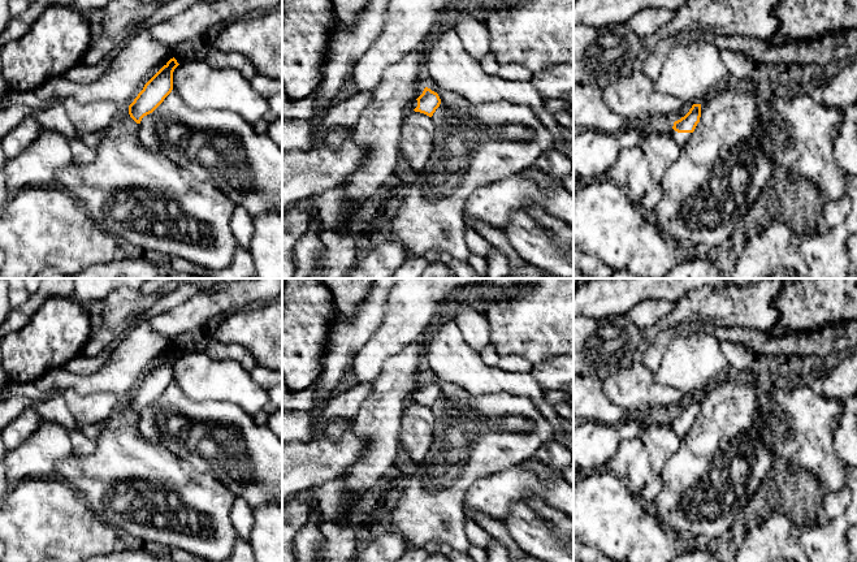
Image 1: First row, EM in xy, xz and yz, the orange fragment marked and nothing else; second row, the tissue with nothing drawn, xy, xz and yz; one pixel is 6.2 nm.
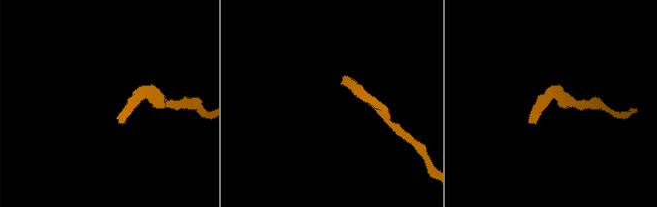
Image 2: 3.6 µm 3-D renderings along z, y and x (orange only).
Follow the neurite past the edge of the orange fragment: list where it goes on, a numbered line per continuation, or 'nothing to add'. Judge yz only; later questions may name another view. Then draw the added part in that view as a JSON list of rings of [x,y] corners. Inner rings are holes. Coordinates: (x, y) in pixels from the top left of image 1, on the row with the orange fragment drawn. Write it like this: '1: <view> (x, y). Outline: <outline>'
1: yz (680, 138). Outline: [[[672,129],[672,137],[675,139],[675,142],[679,146],[685,146],[685,143],[689,140],[689,138],[692,137],[692,133],[678,133]]]

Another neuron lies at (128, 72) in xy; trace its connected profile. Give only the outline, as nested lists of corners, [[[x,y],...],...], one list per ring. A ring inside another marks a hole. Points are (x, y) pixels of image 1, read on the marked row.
[[[148,29],[135,30],[113,56],[103,75],[90,83],[73,82],[57,73],[34,92],[43,100],[74,98],[79,103],[116,101],[129,107],[144,85],[173,59],[173,47],[155,40]]]

